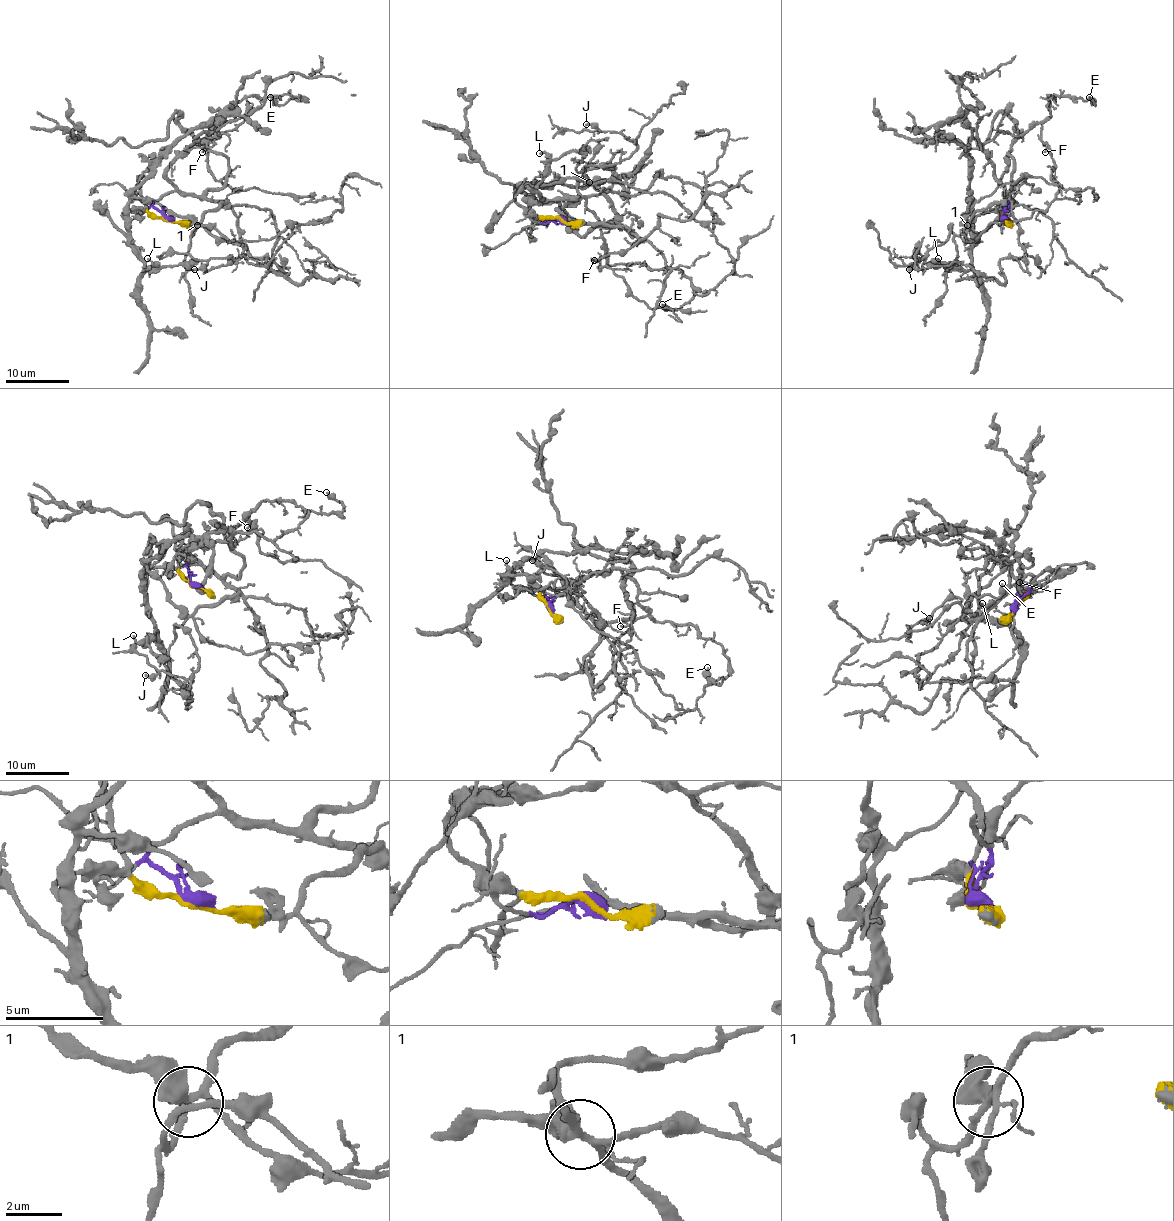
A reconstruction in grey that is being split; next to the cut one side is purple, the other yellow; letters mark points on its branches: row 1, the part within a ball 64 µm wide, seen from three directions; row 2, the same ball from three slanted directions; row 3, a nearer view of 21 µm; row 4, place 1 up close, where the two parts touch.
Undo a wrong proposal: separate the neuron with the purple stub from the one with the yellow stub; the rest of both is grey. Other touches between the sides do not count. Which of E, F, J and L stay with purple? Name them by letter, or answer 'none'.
E, F, J

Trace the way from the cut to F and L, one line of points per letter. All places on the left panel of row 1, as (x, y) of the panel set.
F: (167, 220), (153, 204), (175, 188), (165, 170), (203, 132), (209, 135), (213, 124), (202, 152)
L: (167, 220), (153, 218), (145, 211), (123, 214), (127, 244), (151, 271), (156, 266), (148, 258)

